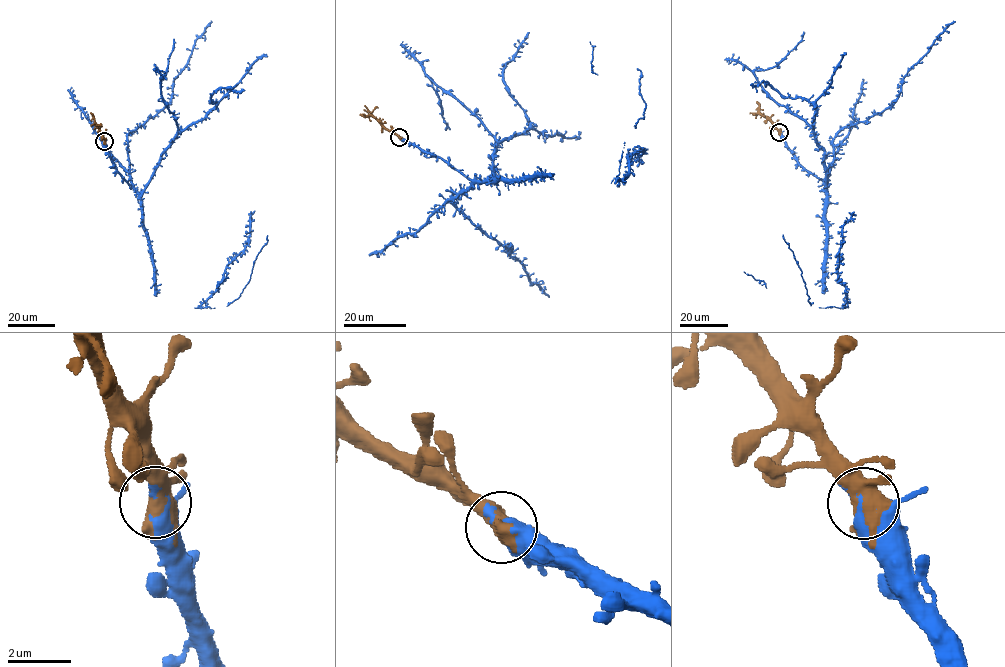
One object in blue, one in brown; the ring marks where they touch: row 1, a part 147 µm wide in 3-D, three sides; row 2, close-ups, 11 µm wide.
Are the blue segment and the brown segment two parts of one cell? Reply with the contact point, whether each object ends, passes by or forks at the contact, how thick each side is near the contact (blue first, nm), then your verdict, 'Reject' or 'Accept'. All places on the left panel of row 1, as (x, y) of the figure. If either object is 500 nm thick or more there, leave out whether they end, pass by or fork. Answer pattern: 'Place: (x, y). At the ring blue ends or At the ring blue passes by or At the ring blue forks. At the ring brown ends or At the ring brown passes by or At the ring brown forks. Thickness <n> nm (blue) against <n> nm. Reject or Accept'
Place: (104, 141). Thickness 500 nm (blue) against 420 nm. Accept

